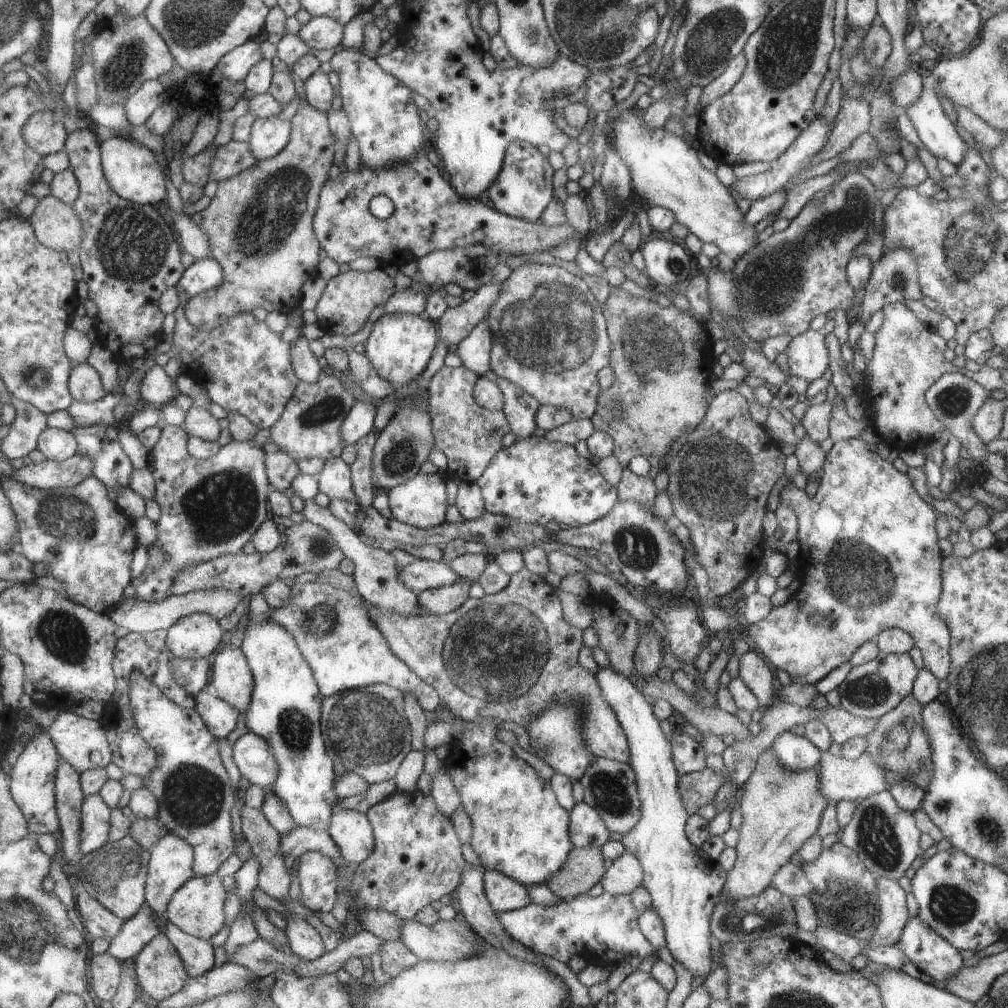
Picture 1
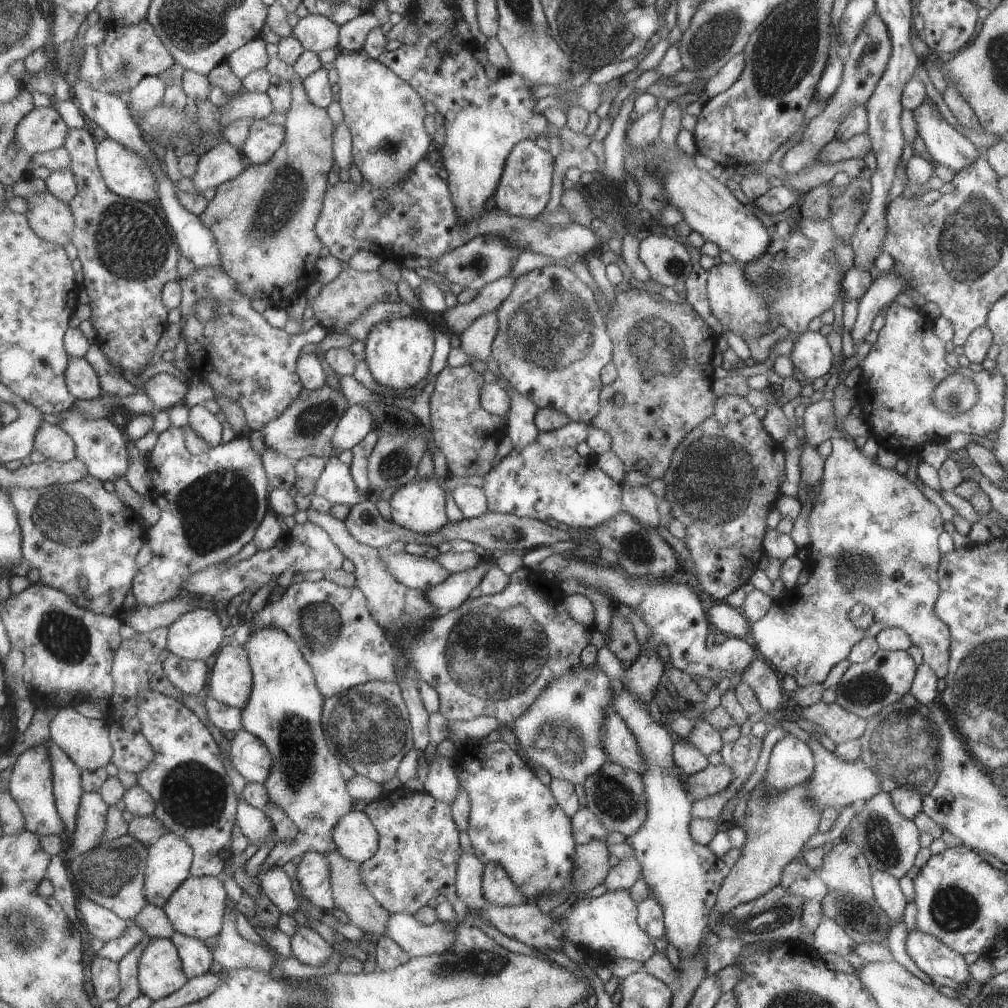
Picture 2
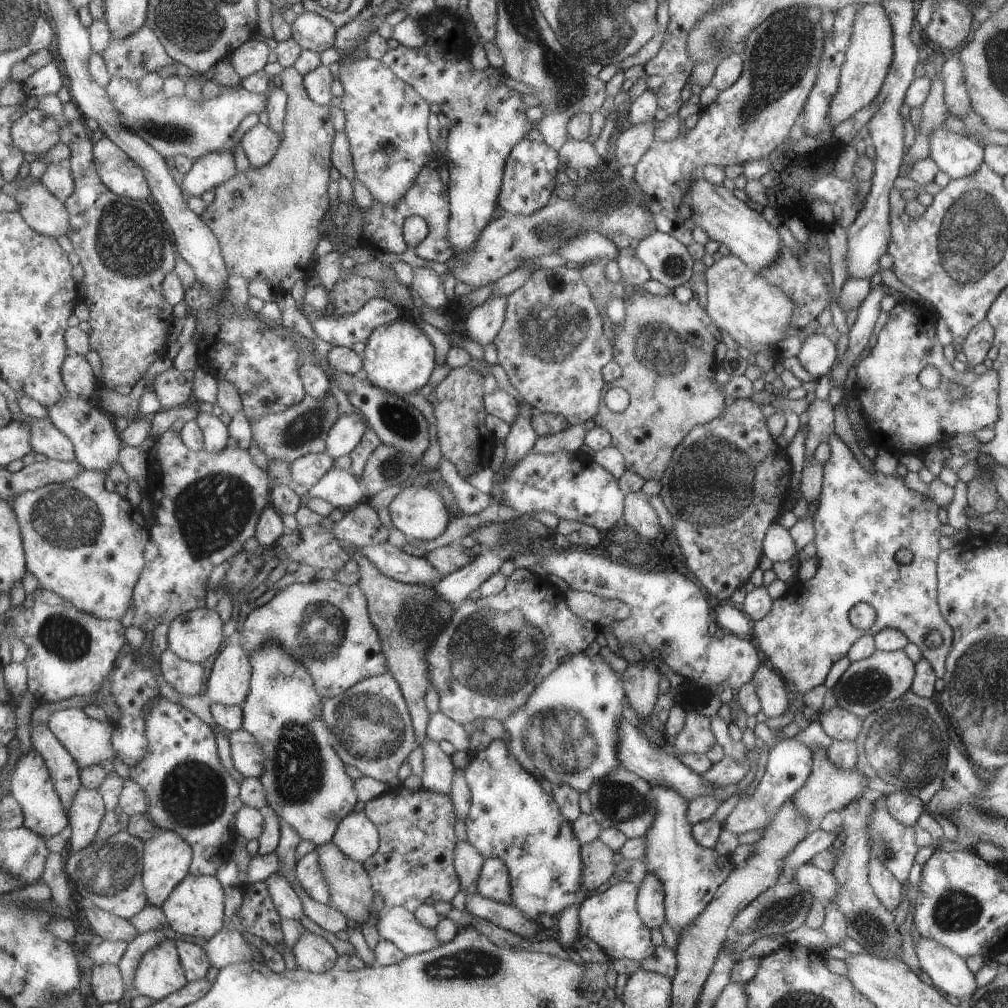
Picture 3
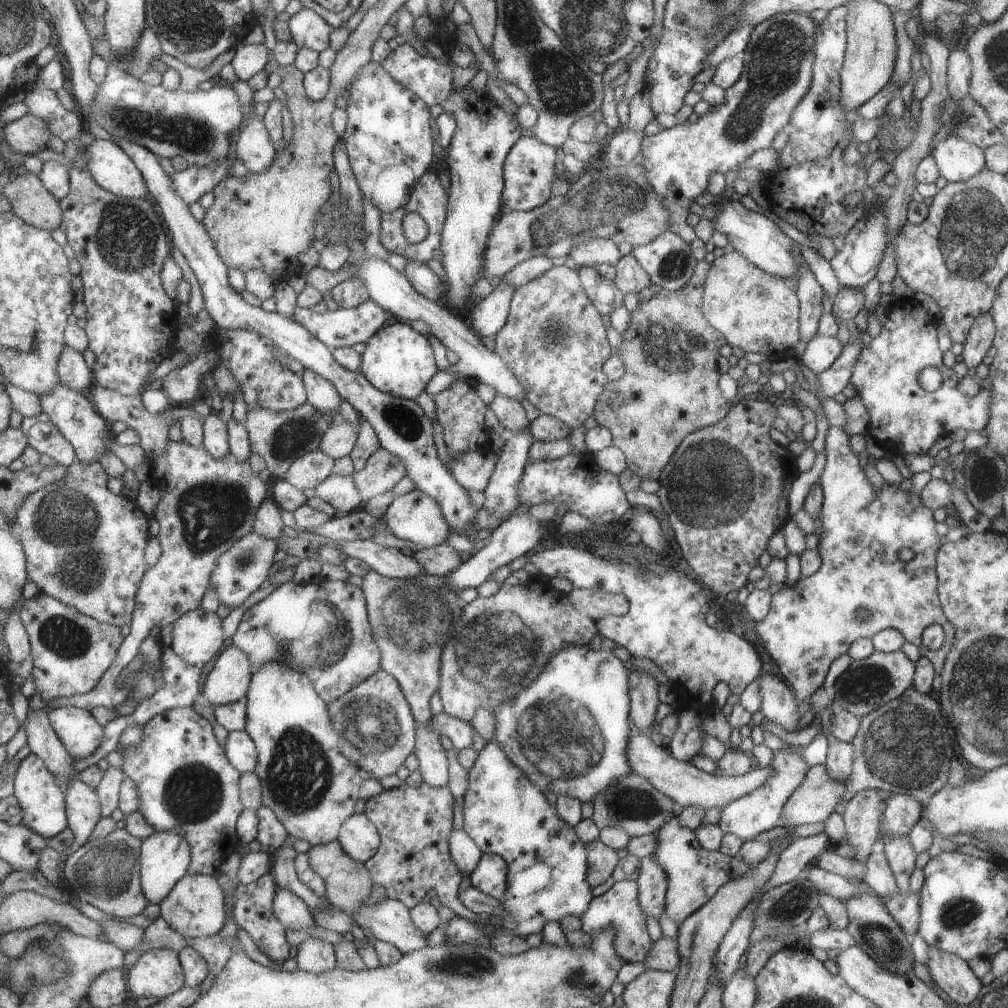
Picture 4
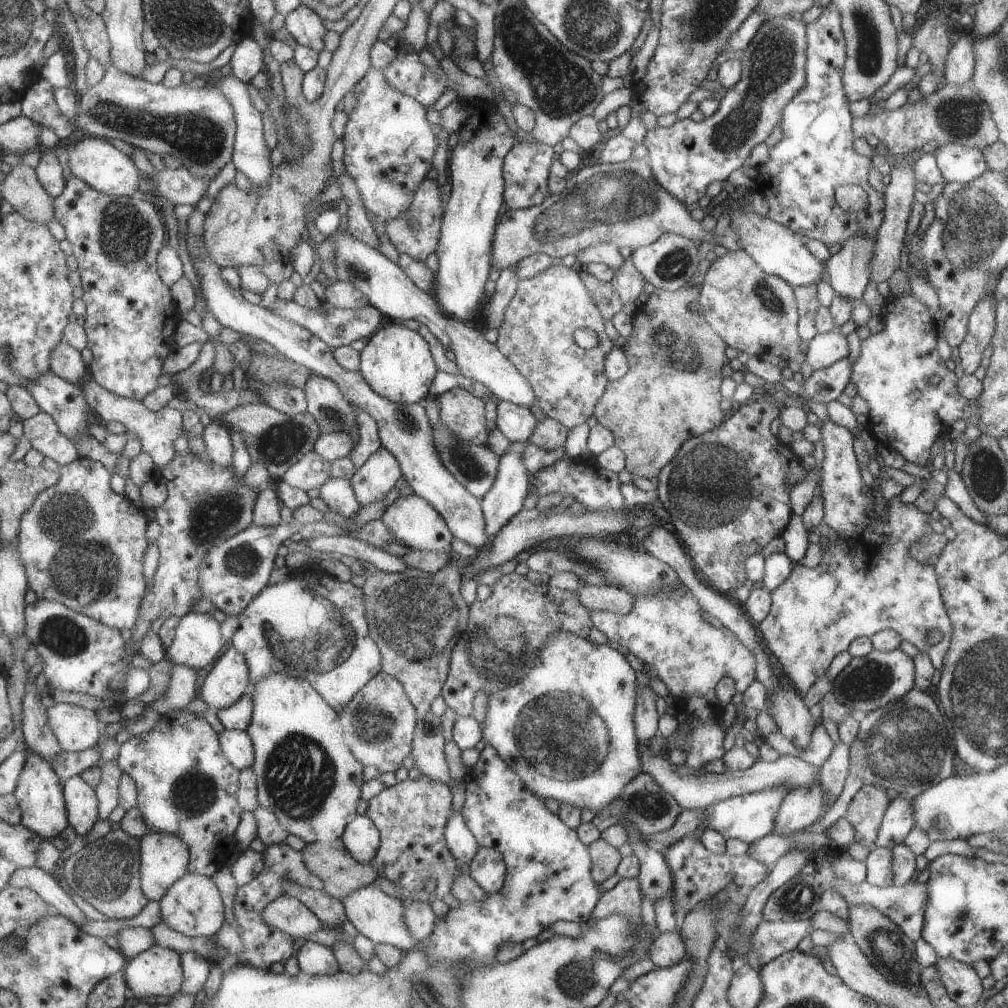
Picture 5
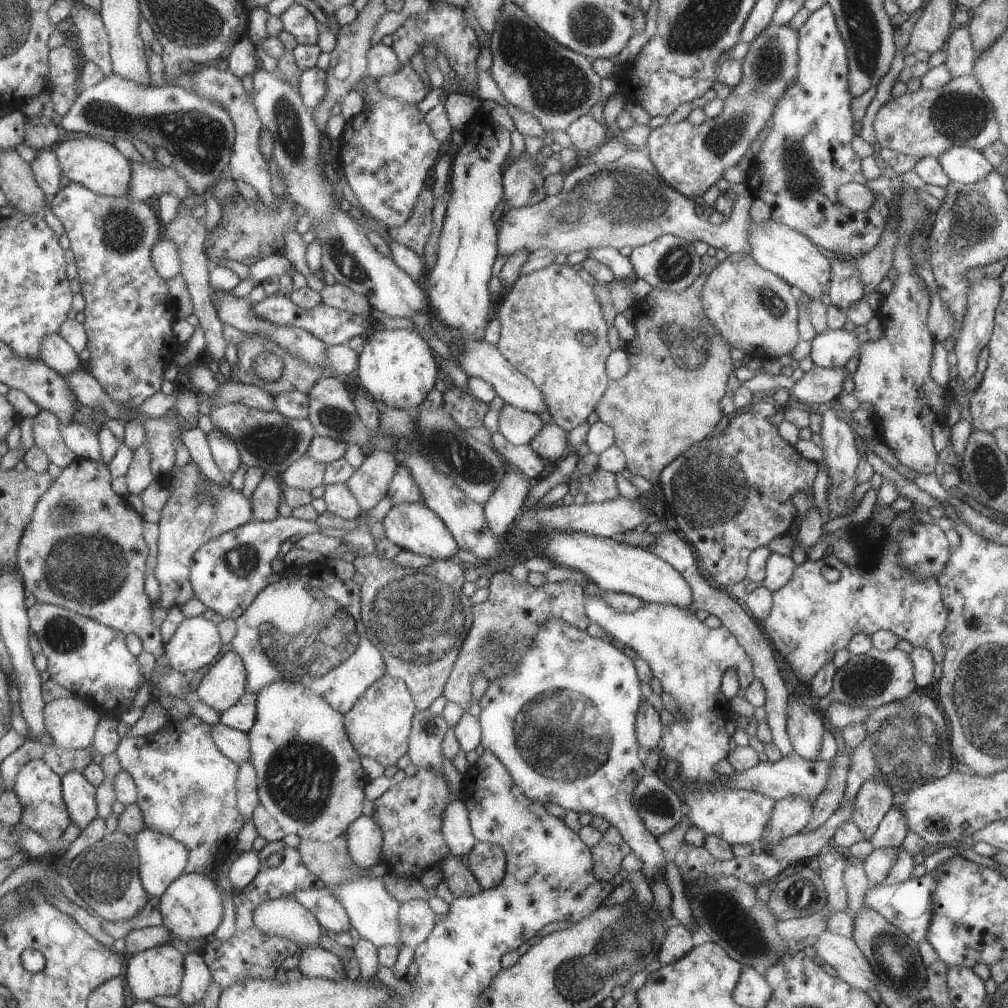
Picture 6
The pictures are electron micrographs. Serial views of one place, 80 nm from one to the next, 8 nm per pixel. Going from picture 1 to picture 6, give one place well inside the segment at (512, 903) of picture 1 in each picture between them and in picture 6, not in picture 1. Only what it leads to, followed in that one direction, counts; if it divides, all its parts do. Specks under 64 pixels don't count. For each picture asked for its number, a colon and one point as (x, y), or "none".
2: (496, 886)
3: (493, 883)
4: (489, 876)
5: (487, 869)
6: (486, 861)

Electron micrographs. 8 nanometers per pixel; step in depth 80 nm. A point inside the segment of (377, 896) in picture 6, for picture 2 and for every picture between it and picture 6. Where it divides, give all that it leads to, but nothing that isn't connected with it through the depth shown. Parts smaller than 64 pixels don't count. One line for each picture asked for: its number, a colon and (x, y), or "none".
2: (413, 937)
3: (395, 924)
4: (389, 921)
5: (377, 916)

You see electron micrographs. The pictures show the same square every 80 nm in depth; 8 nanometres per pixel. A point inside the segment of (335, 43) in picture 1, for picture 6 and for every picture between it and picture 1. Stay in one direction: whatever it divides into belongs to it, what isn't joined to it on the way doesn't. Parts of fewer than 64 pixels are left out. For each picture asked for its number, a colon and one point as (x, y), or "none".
2: (316, 33)
3: (311, 31)
4: (309, 30)
5: (305, 26)
6: (296, 20)

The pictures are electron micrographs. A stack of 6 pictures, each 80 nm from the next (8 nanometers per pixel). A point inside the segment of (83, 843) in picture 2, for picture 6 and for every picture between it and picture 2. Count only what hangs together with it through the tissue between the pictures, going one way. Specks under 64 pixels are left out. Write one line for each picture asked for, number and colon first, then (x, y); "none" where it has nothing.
3: (88, 811)
4: (85, 811)
5: (83, 803)
6: (80, 795)

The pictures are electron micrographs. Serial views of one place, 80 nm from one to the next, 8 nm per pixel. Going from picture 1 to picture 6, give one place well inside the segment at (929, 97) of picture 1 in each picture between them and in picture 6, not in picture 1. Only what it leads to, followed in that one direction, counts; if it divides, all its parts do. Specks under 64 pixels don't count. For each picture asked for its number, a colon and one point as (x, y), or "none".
2: (948, 147)
3: (957, 155)
4: (956, 159)
5: (958, 163)
6: (961, 164)

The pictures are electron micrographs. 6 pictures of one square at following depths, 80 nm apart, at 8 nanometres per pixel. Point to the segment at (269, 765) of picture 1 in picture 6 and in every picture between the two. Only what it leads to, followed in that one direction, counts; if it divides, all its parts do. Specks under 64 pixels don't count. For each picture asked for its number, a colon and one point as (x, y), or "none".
2: (249, 757)
3: (247, 758)
4: (239, 749)
5: (236, 747)
6: (234, 744)

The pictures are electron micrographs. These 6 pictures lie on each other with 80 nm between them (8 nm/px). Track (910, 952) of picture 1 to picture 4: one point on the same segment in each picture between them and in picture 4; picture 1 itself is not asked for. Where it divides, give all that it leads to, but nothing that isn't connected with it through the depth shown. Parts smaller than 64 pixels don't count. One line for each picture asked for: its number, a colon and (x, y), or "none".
2: (944, 967)
3: (948, 972)
4: (952, 974)

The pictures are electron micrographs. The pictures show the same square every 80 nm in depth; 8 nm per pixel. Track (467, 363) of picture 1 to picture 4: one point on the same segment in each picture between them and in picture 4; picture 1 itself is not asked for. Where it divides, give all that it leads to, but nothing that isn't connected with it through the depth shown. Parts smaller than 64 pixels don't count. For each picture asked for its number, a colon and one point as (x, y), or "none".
2: (476, 339)
3: (482, 323)
4: (488, 316)

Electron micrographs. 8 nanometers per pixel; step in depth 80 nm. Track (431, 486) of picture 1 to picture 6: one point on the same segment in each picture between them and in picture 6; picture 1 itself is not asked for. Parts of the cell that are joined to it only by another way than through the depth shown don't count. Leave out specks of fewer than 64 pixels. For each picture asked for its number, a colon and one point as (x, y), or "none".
2: (419, 506)
3: (418, 512)
4: (414, 516)
5: (411, 520)
6: (413, 526)

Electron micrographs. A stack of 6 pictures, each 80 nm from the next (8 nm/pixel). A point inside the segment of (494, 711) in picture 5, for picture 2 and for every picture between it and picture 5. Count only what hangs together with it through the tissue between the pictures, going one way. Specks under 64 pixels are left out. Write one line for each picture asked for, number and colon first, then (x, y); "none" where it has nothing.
2: (560, 732)
3: (567, 732)
4: (566, 731)

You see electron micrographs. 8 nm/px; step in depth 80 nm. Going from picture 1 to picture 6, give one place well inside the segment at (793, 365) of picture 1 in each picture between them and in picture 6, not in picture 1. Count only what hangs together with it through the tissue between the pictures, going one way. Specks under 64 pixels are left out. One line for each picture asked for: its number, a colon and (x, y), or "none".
2: (811, 356)
3: (817, 353)
4: (820, 352)
5: (824, 349)
6: (832, 348)

